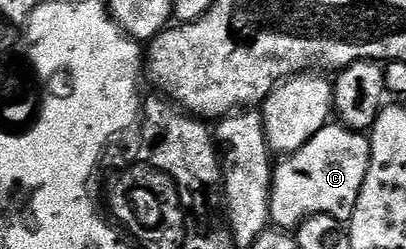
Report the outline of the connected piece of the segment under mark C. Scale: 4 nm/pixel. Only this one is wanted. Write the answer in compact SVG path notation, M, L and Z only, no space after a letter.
M340 123L324 125L302 149L288 154L273 170L273 194L269 211L274 218L308 219L328 215L338 219L353 216L363 179L371 159L369 138L364 132L346 129Z

